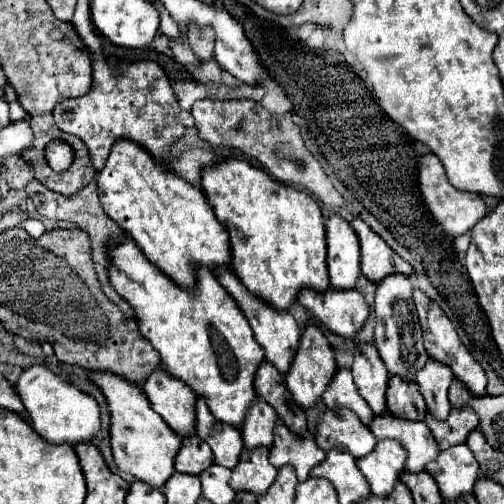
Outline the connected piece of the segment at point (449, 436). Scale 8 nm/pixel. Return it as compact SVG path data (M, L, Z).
M453 410L449 422L445 422L445 426L441 426L441 422L433 422L433 418L429 418L427 414L427 426L431 428L437 444L441 450L449 450L457 444L465 444L467 436L479 428L477 416L473 414L473 410Z

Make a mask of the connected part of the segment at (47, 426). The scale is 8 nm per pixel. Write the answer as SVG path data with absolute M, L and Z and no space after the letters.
M31 366L27 368L17 382L17 394L29 412L31 424L35 424L35 432L51 444L81 444L91 442L95 434L101 430L101 412L99 404L93 396L85 394L73 384L63 382L45 366Z

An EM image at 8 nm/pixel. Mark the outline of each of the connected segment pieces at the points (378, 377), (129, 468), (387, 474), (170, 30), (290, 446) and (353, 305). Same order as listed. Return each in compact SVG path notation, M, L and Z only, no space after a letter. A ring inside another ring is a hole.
M363 344L359 352L353 356L353 378L355 386L361 392L363 400L371 406L373 414L381 416L387 410L387 384L389 384L389 372L385 370L385 364L381 362L377 348L373 344Z
M93 372L91 380L103 390L111 410L111 450L115 464L121 472L127 472L147 486L161 490L175 472L173 466L181 448L181 438L159 418L141 388L135 388L125 378L109 372Z
M377 442L377 450L373 450L369 458L361 458L361 462L357 462L371 486L371 492L381 498L393 492L401 472L407 468L405 464L407 454L399 442Z
M155 2L155 8L157 8L159 14L161 14L161 26L159 26L159 30L161 30L169 40L173 40L173 42L181 40L181 32L179 32L179 28L177 28L177 24L173 22L173 18L169 16L169 12L167 12L165 8L161 8L159 2Z
M277 420L275 444L271 448L269 460L277 470L283 466L293 466L299 482L305 482L309 480L311 470L325 460L325 454L317 450L315 438L311 434L305 434L305 438L295 438L295 434L291 434L289 428Z
M303 290L299 304L305 306L329 332L341 338L353 338L369 318L369 306L357 290L333 290L323 294Z

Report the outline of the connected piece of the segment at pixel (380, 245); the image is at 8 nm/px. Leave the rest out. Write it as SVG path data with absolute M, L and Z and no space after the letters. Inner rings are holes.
M355 218L351 226L361 242L361 272L369 282L379 284L391 274L413 276L413 266L399 258L395 250L389 248L389 244L385 244L385 240L377 236L363 220Z

